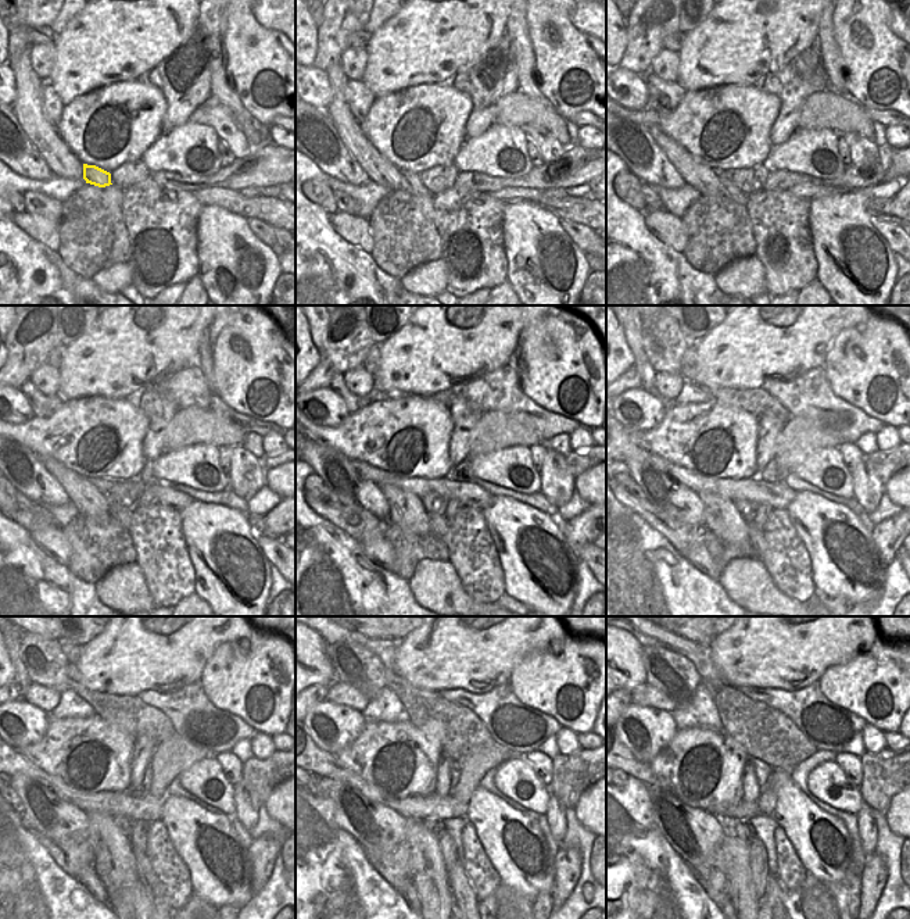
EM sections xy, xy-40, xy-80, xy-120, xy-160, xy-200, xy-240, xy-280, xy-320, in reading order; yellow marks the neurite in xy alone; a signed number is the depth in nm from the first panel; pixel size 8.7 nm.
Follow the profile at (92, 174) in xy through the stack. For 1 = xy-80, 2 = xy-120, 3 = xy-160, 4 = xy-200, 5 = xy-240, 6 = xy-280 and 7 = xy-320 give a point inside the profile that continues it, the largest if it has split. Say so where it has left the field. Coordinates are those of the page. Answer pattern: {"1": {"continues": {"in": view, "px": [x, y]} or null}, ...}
{"1": {"continues": {"in": "xy-80", "px": [730, 190]}}, "2": {"continues": {"in": "xy-120", "px": [122, 515]}}, "3": {"continues": {"in": "xy-160", "px": [437, 522]}}, "4": {"continues": {"in": "xy-200", "px": [755, 532]}}, "5": {"continues": {"in": "xy-240", "px": [149, 879]}}, "6": {"continues": {"in": "xy-280", "px": [462, 891]}}, "7": {"continues": {"in": "xy-320", "px": [774, 890]}}}

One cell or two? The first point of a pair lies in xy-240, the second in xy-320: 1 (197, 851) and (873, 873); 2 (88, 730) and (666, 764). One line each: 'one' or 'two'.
1: two
2: one

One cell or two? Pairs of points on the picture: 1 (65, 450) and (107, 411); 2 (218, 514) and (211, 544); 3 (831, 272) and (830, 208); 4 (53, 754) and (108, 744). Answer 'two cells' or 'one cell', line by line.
1: one cell
2: one cell
3: one cell
4: one cell

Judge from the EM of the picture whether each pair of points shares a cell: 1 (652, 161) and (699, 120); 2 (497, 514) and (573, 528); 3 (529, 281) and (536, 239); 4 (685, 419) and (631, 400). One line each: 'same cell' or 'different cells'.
1: different cells
2: different cells
3: same cell
4: different cells

